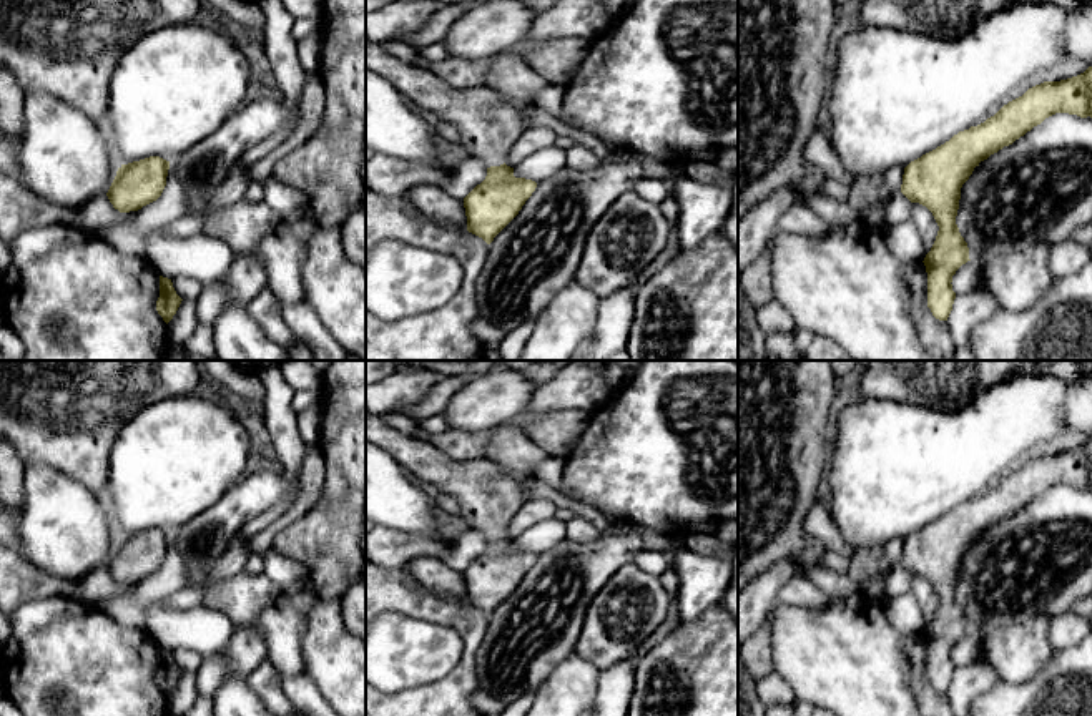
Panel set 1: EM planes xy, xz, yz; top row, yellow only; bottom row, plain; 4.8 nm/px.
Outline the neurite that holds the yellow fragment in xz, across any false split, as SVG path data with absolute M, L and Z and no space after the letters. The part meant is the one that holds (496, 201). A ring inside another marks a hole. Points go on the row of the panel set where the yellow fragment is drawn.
M366 38L366 70L371 70L421 108L454 125L469 154L487 166L485 179L465 198L467 231L487 244L519 214L537 183L515 178L505 164L509 146L527 128L522 110L487 86L452 88L427 68L402 63Z

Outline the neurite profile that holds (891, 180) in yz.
M899 166L889 168L883 176L879 176L876 184L883 191L898 191L901 189L903 184L903 174L904 174L904 168Z

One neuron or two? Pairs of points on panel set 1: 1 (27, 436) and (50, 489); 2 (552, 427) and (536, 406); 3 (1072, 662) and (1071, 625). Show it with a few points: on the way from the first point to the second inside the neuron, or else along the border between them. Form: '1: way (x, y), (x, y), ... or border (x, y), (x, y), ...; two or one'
1: border (25, 465), (49, 464), (67, 472), (75, 480); two
2: border (582, 407), (536, 417), (527, 437); two
3: border (1074, 643), (1056, 650); two

